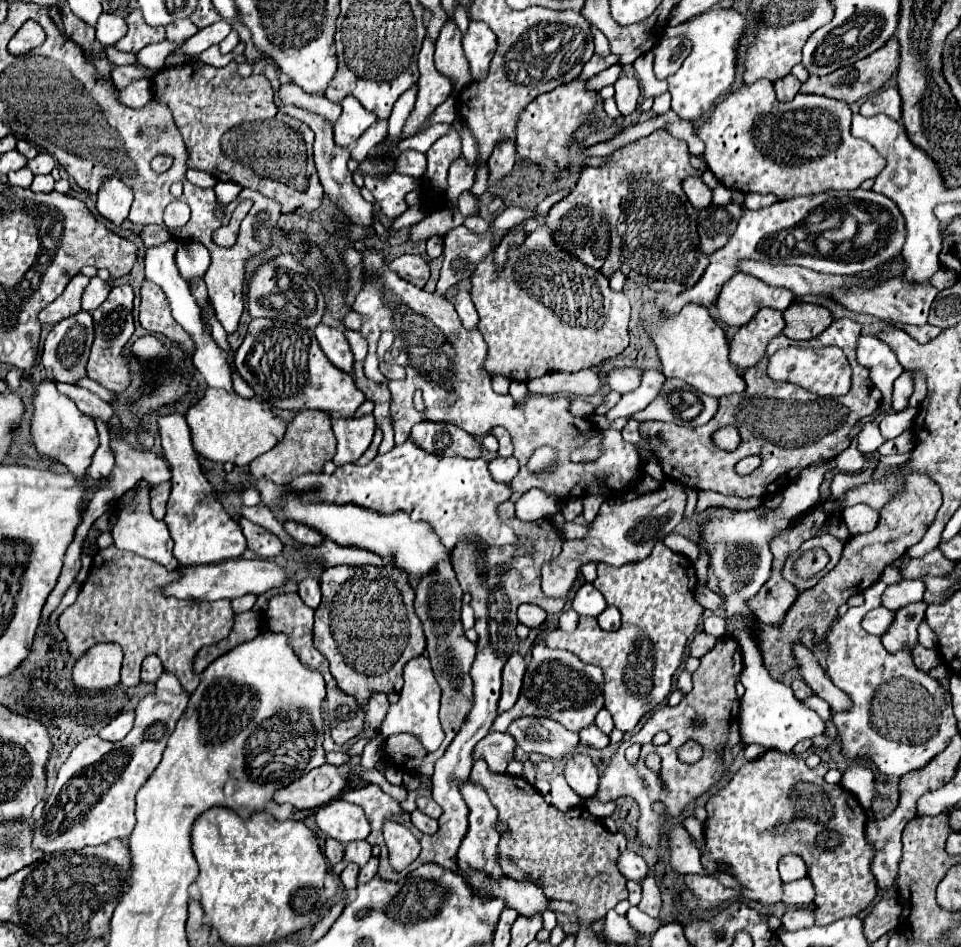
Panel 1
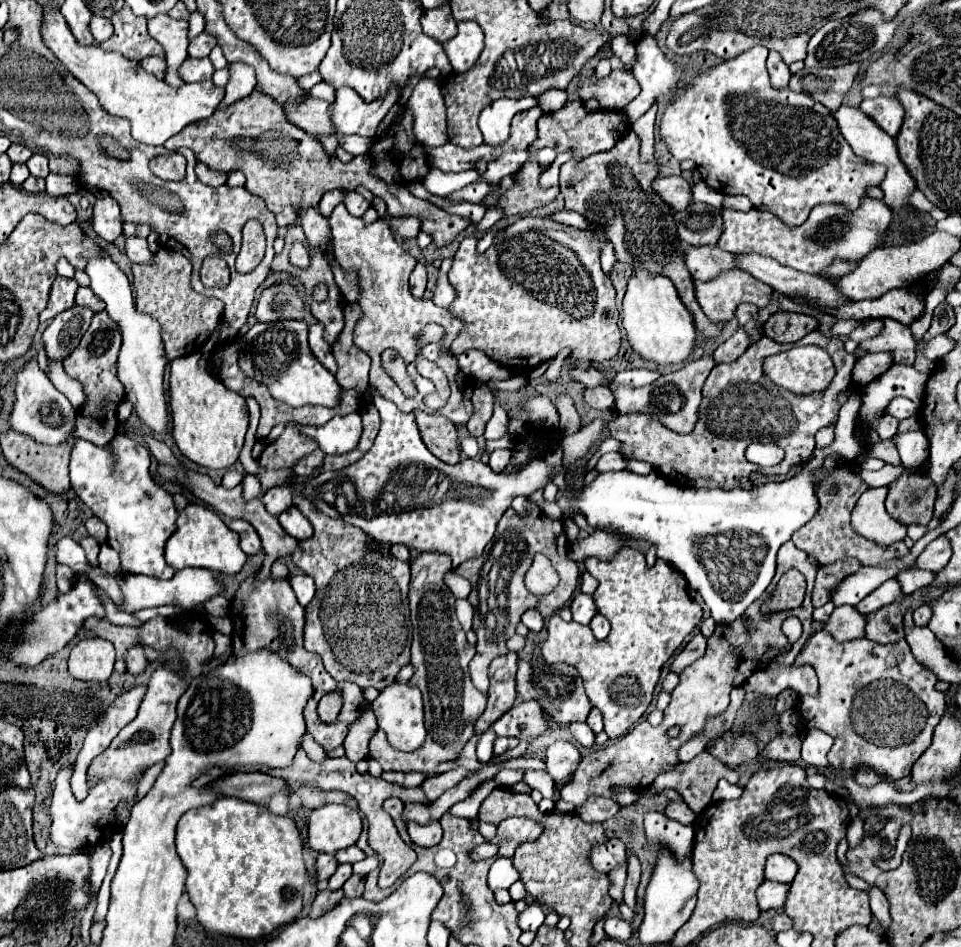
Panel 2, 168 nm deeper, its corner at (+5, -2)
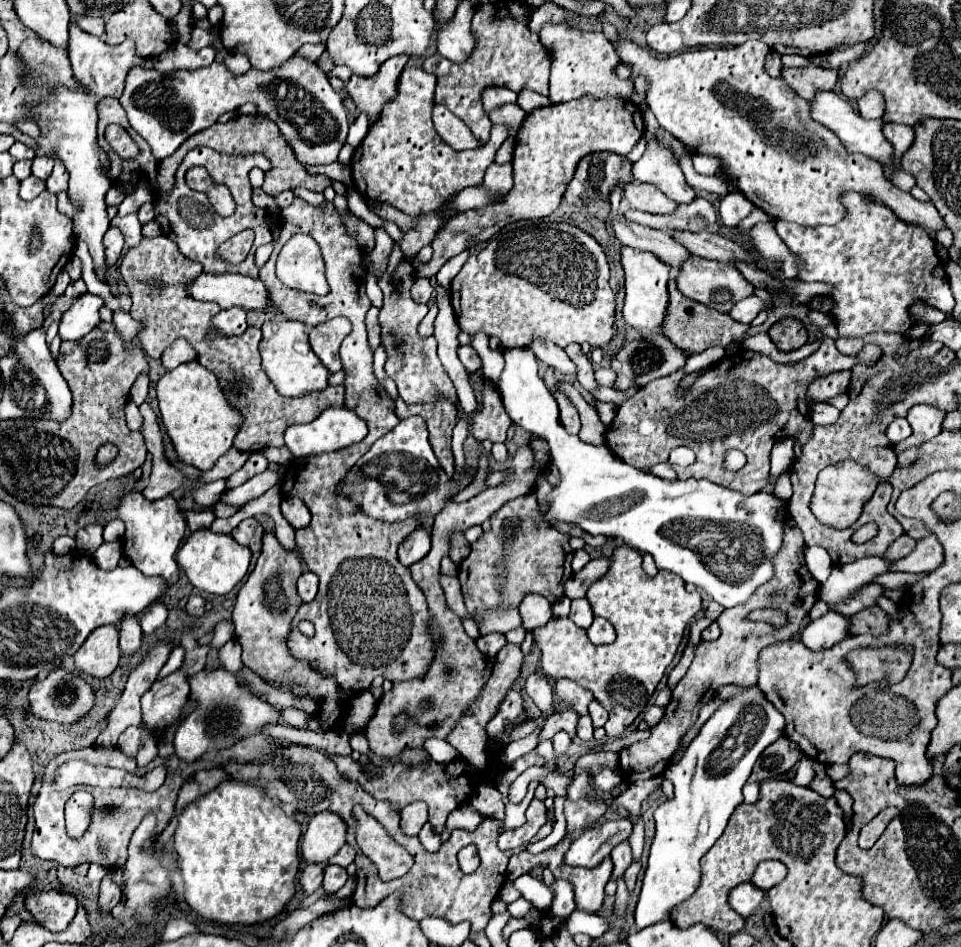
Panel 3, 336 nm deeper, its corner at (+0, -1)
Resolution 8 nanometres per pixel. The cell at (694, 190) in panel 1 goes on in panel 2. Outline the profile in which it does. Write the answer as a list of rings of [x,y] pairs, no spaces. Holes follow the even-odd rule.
[[[660,176],[652,186],[676,212],[688,208],[692,202],[692,186],[682,176]]]

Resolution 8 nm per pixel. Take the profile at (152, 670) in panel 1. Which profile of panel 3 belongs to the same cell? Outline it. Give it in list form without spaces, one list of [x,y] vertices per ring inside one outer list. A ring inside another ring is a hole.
[[[125,615],[125,619],[121,619],[119,635],[121,635],[121,651],[125,655],[131,655],[139,649],[139,645],[141,645],[141,627],[139,627],[139,621],[133,615]]]

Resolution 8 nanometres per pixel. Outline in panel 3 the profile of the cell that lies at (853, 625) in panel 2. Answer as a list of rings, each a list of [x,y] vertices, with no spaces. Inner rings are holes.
[[[829,611],[823,617],[819,617],[815,621],[809,621],[803,627],[803,631],[799,635],[799,641],[805,647],[809,647],[811,651],[829,649],[835,643],[839,643],[843,637],[847,637],[847,627],[849,627],[847,617]]]

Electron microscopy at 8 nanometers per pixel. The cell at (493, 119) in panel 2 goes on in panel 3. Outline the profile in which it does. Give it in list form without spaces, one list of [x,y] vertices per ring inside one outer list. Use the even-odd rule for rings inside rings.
[[[485,87],[485,93],[481,93],[481,97],[483,97],[483,107],[487,111],[493,111],[497,105],[503,105],[503,103],[517,101],[517,93],[505,87]]]

